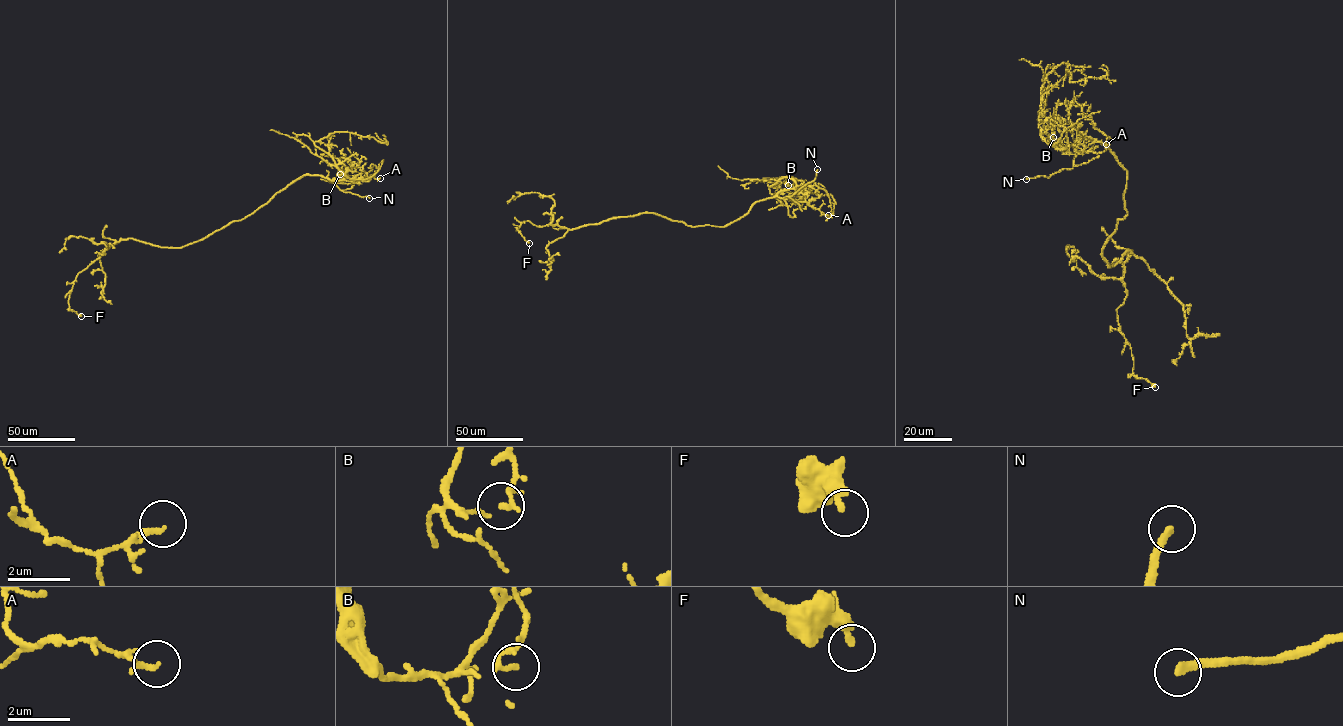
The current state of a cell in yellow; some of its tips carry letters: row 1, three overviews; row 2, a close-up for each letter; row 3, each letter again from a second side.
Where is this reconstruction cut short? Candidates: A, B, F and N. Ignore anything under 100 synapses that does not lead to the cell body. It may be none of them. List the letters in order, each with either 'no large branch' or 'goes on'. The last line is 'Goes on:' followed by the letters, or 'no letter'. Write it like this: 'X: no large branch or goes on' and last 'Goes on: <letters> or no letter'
A: no large branch
B: no large branch
F: no large branch
N: goes on
Goes on: N

